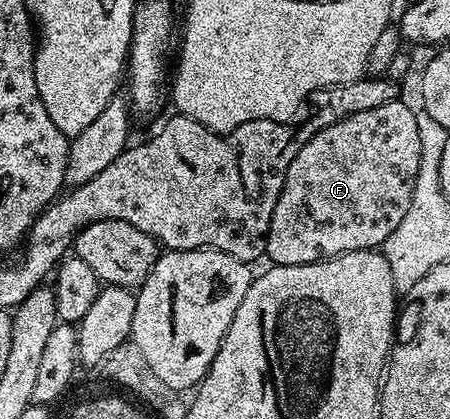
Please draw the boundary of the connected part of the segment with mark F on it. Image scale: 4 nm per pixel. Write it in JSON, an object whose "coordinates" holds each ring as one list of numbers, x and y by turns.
{"coordinates":[[397,98,382,106,374,106,374,110,362,110,356,114,350,114,346,118,318,130,318,134,310,137,302,146,302,150,298,150,298,154,294,154,294,162,290,162,290,170,286,170,286,182,282,186,278,206,274,206,274,214,264,247,267,259,272,259,269,261,273,265,302,266,303,264,313,264,319,260,329,260,340,256,343,252,353,252,363,248,376,250,386,242,386,238,390,238,390,234,394,234,394,230,398,230,402,218,406,218,406,210,410,210,414,182,418,178,418,166,420,165,420,121,417,113,412,113,402,100]]}

